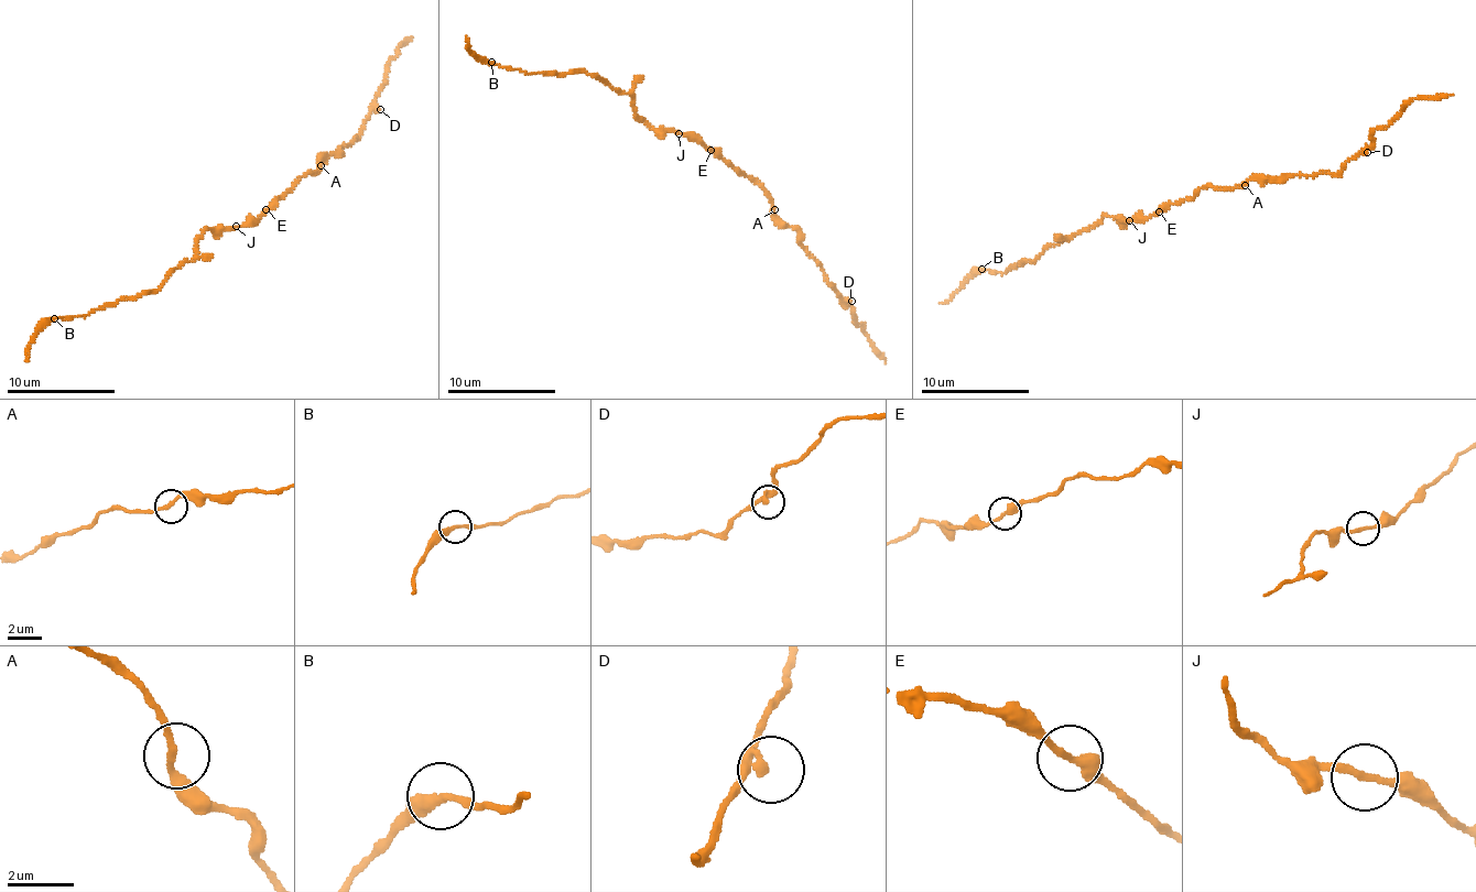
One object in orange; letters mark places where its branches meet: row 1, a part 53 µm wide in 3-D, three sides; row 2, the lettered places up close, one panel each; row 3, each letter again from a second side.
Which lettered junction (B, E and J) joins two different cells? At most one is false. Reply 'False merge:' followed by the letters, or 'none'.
False merge: none

